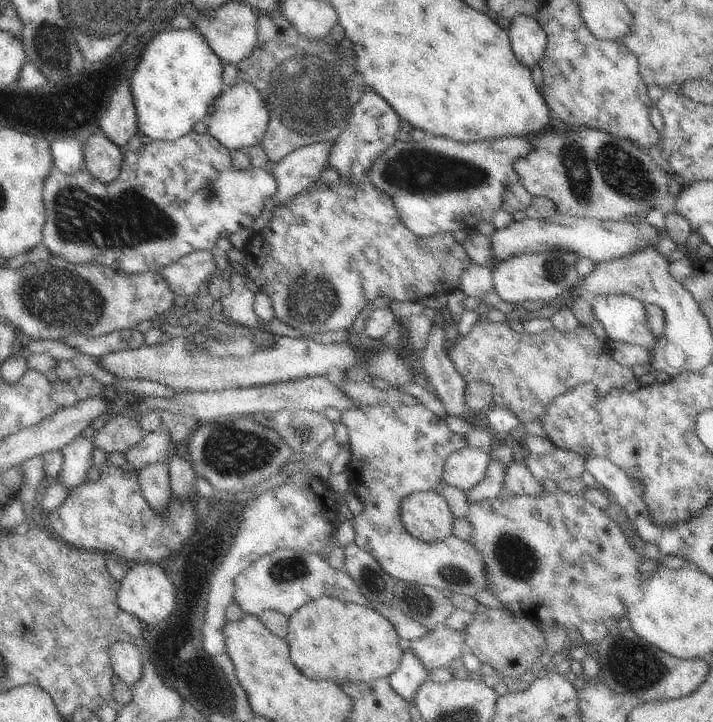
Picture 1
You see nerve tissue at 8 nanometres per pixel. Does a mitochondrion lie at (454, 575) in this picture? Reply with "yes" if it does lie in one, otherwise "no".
yes

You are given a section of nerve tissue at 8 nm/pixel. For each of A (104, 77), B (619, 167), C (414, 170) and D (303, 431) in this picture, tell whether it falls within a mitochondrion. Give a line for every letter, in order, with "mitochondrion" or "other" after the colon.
A: other
B: mitochondrion
C: mitochondrion
D: mitochondrion

